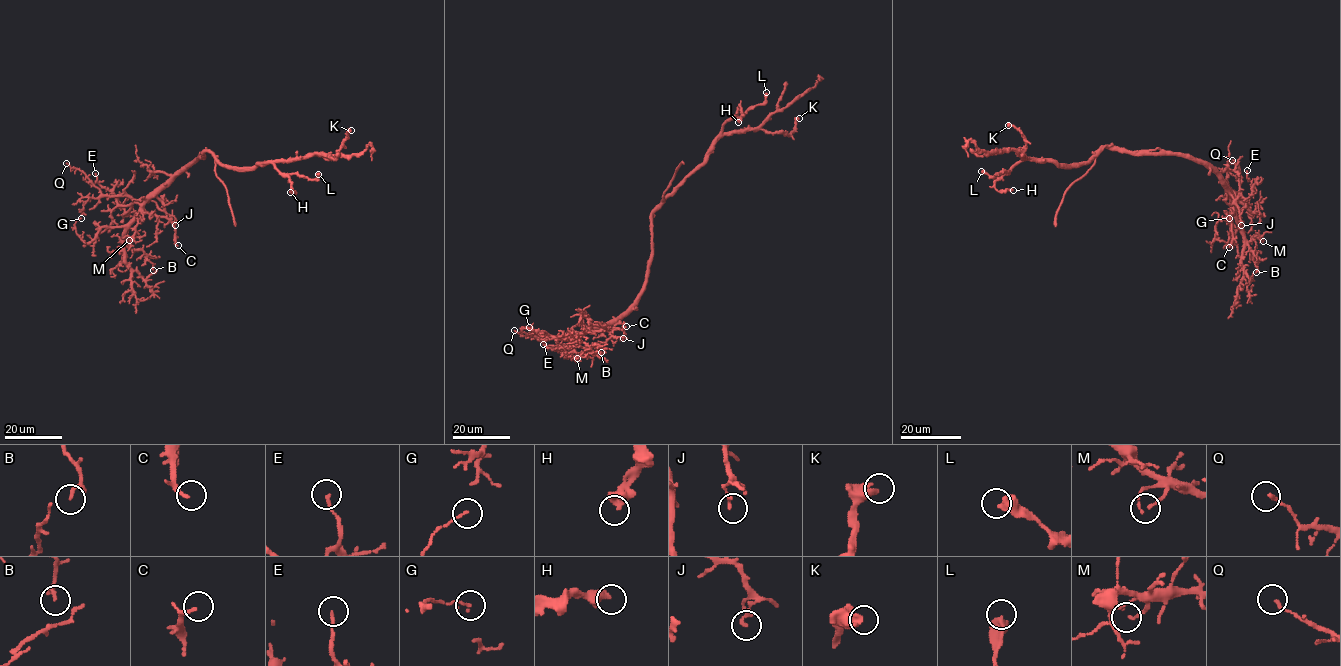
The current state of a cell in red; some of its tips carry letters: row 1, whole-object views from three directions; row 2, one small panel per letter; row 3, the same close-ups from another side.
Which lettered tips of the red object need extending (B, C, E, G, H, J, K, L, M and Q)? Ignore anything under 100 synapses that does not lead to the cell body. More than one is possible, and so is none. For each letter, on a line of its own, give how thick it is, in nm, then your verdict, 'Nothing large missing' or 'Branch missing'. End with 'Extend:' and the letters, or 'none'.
B: Thickness 100 nm. Nothing large missing
C: Thickness 190 nm. Nothing large missing
E: Thickness 150 nm. Nothing large missing
G: Thickness 120 nm. Nothing large missing
H: Thickness 440 nm. Nothing large missing
J: Thickness 190 nm. Nothing large missing
K: Thickness 320 nm. Nothing large missing
L: Thickness 480 nm. Nothing large missing
M: Thickness 150 nm. Nothing large missing
Q: Thickness 150 nm. Nothing large missing
Extend: none

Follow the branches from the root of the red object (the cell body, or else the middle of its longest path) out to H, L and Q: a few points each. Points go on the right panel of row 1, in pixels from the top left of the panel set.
H: (1129, 152), (1103, 147), (1087, 162), (1071, 164), (1025, 159), (995, 183), (998, 191), (1013, 190)
L: (1129, 152), (1103, 147), (1087, 162), (1057, 164), (1053, 161), (1025, 159), (995, 177), (981, 171)
Q: (1129, 152), (1177, 153), (1201, 159), (1226, 184), (1234, 199), (1238, 194), (1239, 181), (1238, 166), (1232, 160)

